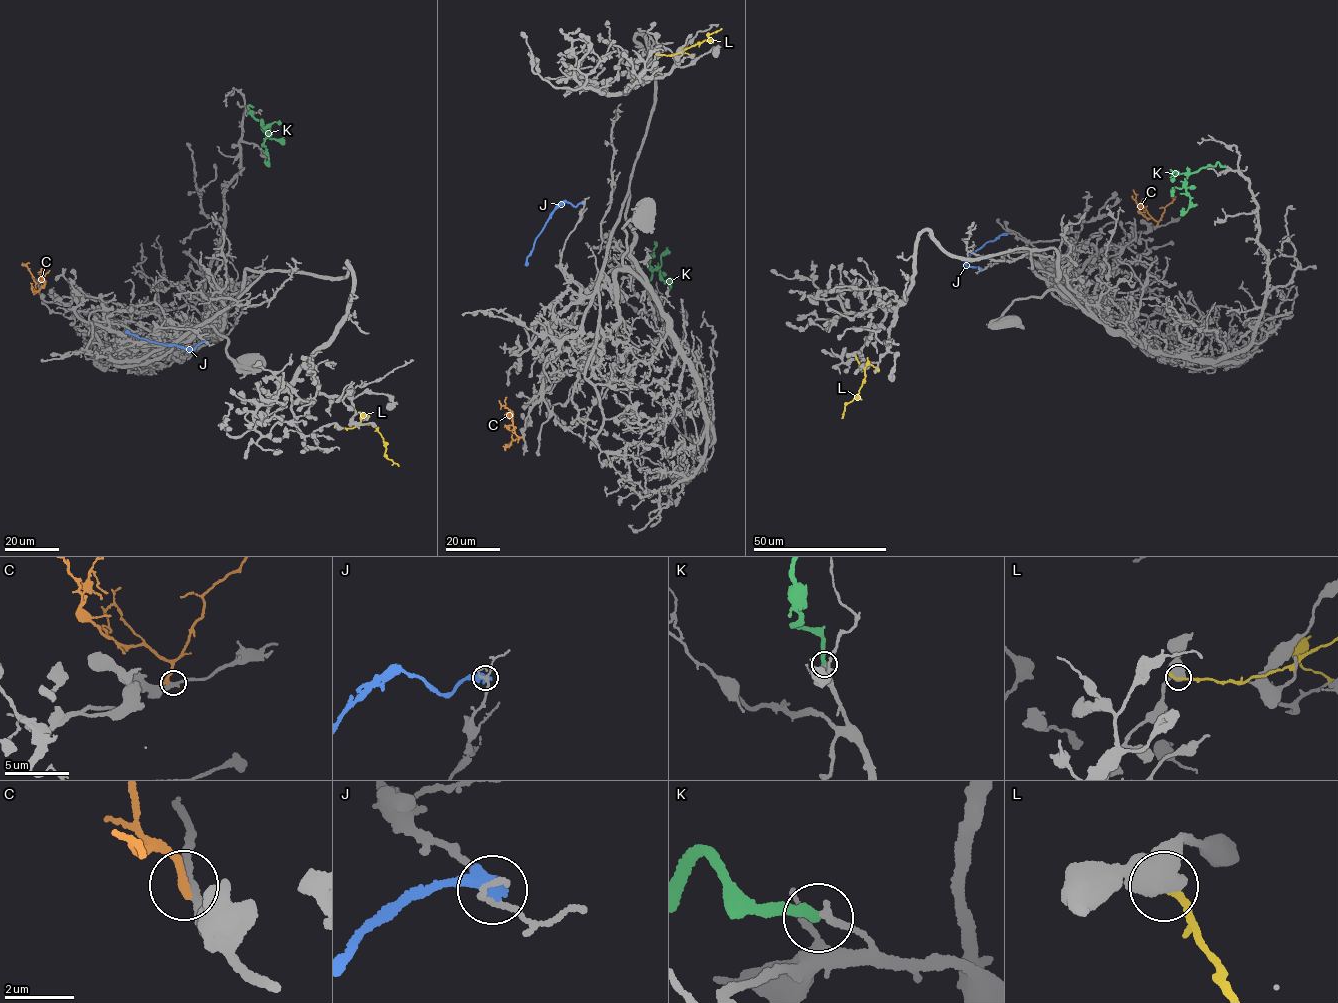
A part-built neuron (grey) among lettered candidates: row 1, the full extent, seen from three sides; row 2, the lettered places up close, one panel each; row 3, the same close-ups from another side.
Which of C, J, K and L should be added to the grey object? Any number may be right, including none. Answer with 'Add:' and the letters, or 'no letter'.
Add: no letter

